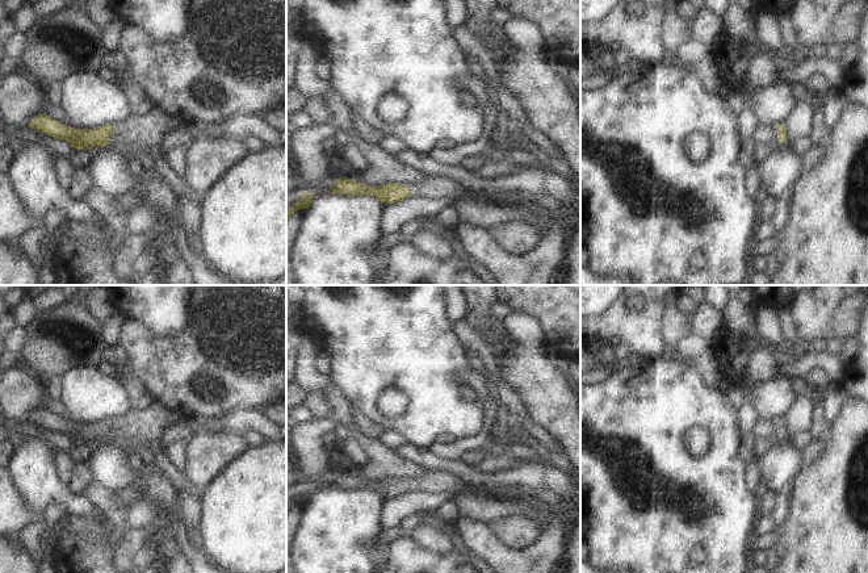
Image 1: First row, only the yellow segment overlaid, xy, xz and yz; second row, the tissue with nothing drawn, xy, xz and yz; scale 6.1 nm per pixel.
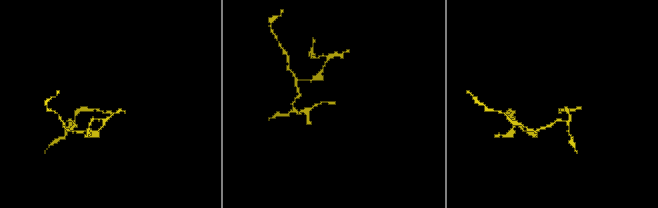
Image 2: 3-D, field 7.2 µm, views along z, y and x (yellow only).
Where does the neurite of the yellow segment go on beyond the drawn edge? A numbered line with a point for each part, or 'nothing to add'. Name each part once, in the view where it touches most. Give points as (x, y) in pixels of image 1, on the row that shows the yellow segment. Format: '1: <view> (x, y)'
1: xy (147, 130)

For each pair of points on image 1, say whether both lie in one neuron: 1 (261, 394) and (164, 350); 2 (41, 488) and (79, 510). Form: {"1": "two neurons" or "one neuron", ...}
{"1": "one neuron", "2": "one neuron"}

